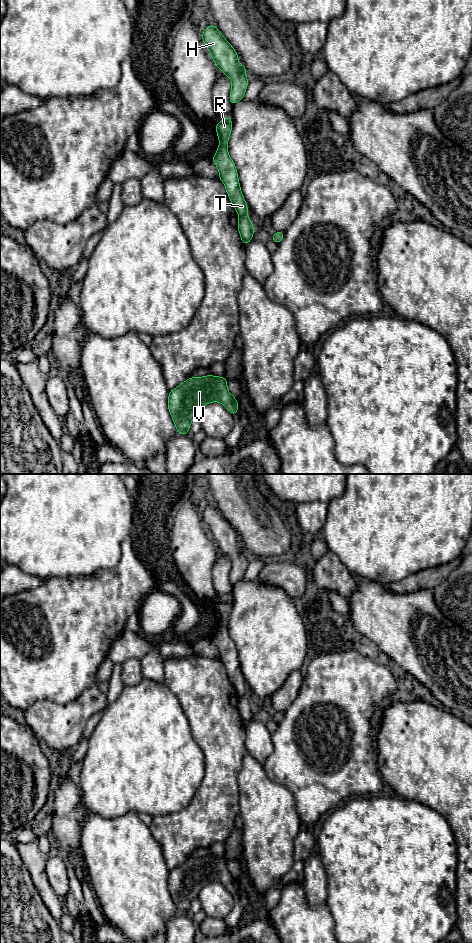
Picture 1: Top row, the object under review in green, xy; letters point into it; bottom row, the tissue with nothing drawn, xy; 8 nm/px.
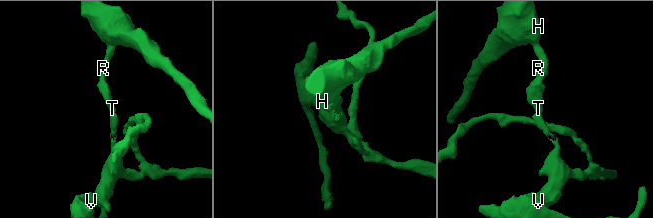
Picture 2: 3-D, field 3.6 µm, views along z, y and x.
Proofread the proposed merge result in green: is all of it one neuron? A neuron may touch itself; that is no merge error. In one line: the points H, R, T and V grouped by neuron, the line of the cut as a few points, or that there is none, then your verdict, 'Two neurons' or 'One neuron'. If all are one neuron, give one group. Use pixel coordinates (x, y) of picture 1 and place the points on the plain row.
Groups: H R T / V. Split along xy (246, 695), (239, 697). Two neurons

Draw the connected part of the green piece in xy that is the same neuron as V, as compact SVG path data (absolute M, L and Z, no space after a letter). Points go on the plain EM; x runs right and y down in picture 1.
M207 855L189 857L178 867L170 870L168 889L178 914L189 914L190 903L197 898L200 890L210 882L220 882L235 895L238 892L238 880L227 868L227 859Z

